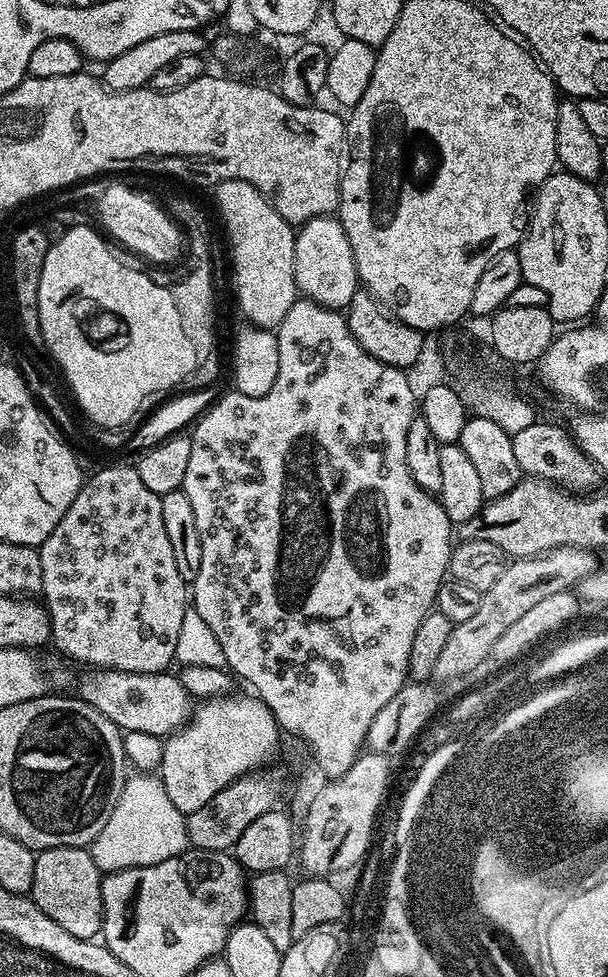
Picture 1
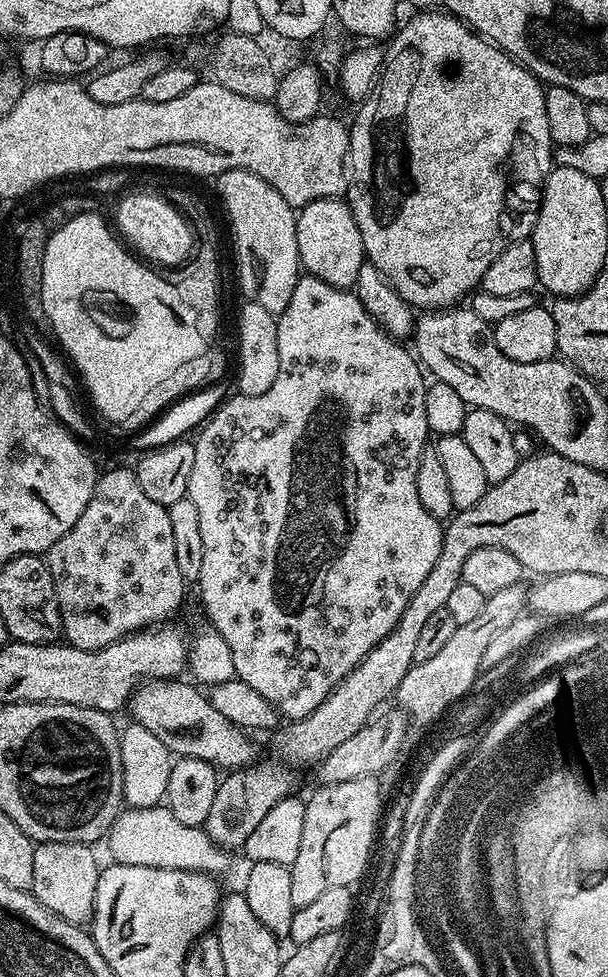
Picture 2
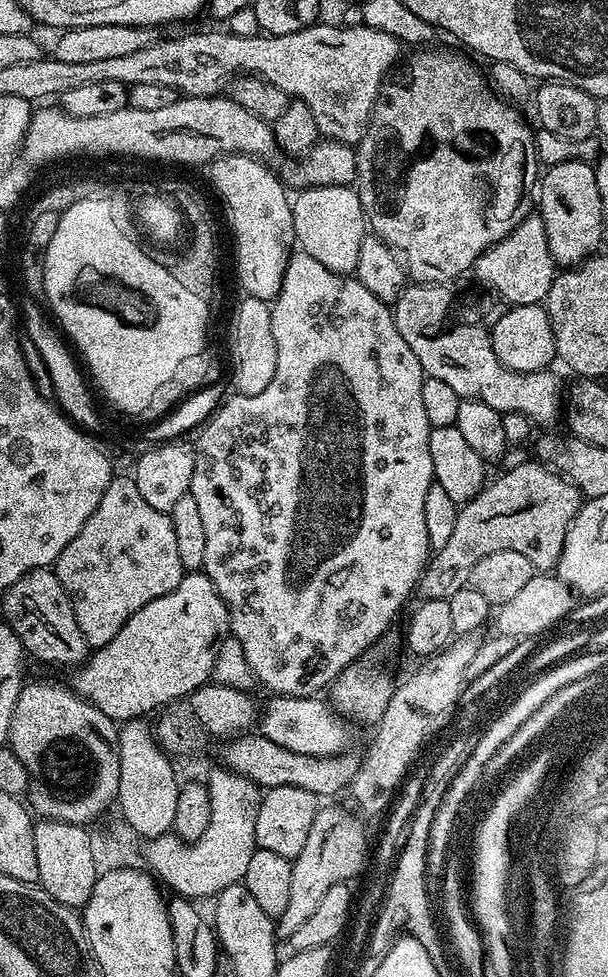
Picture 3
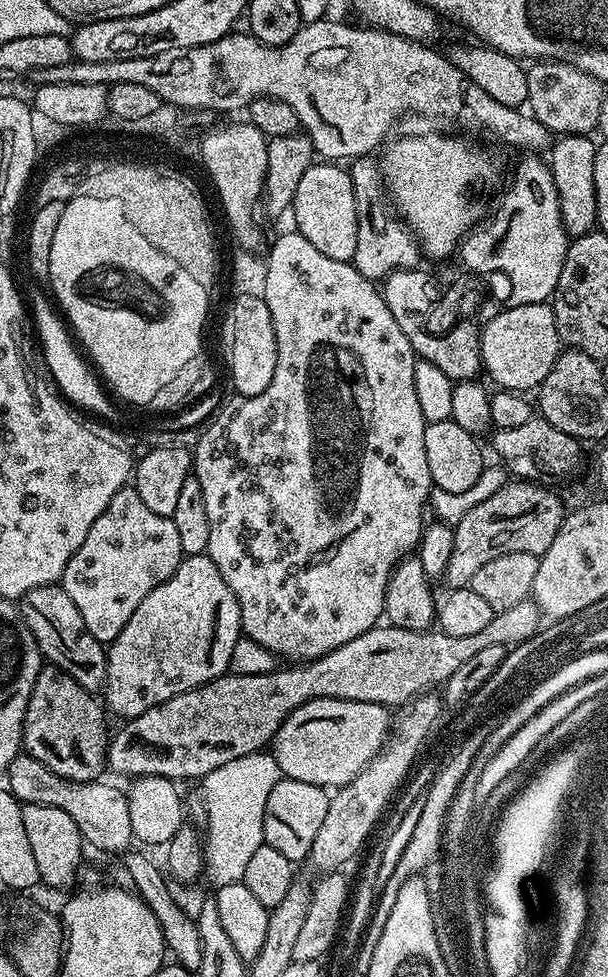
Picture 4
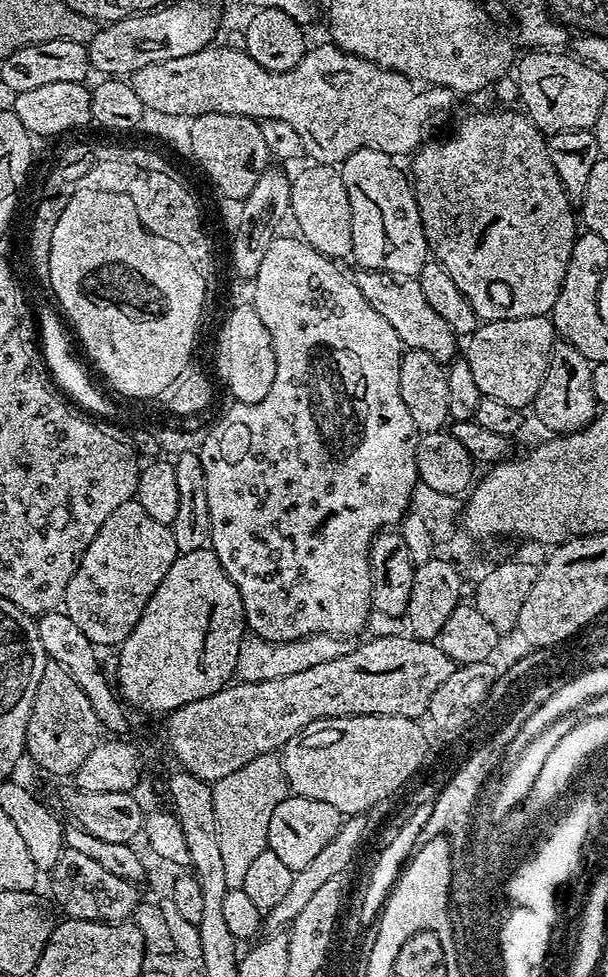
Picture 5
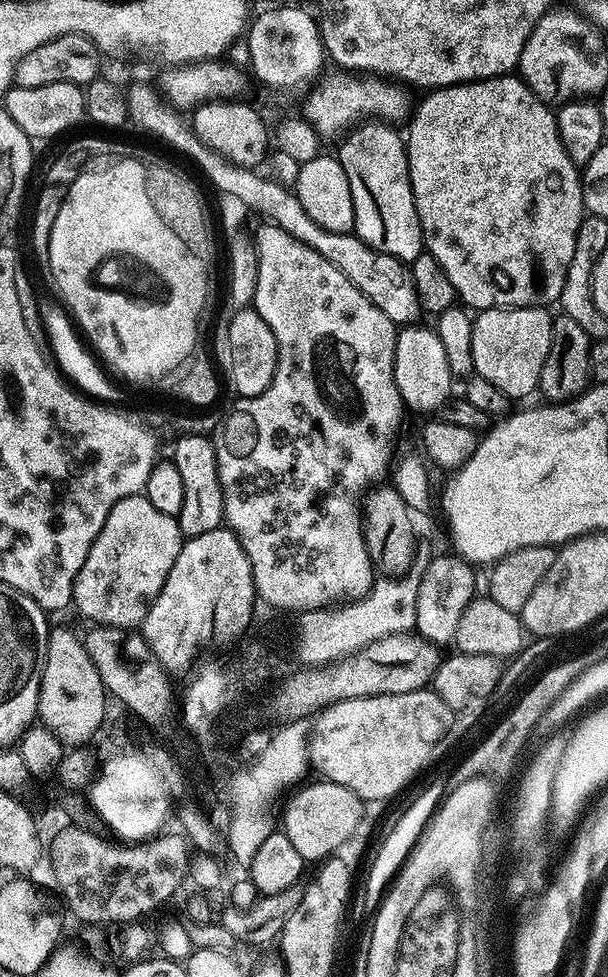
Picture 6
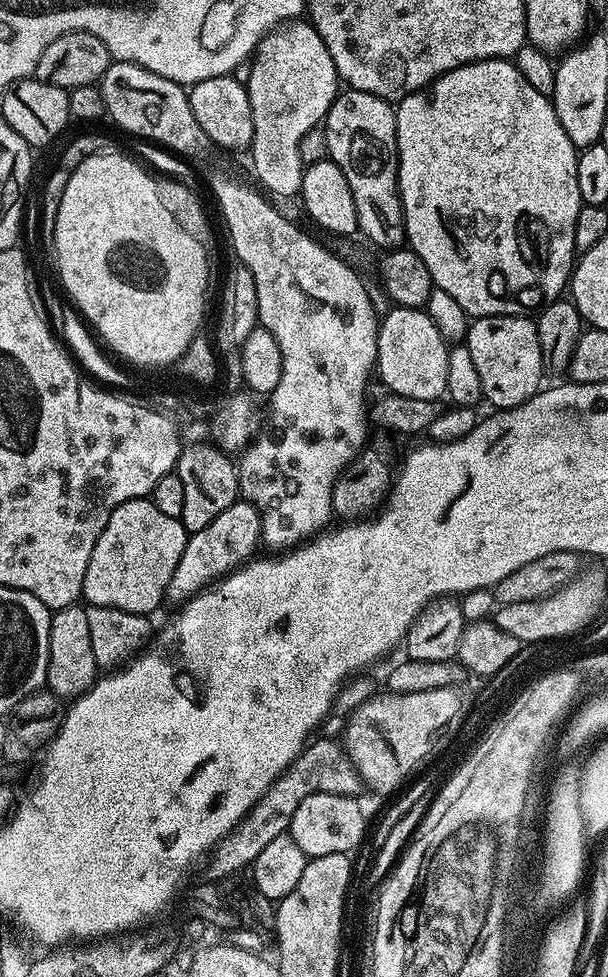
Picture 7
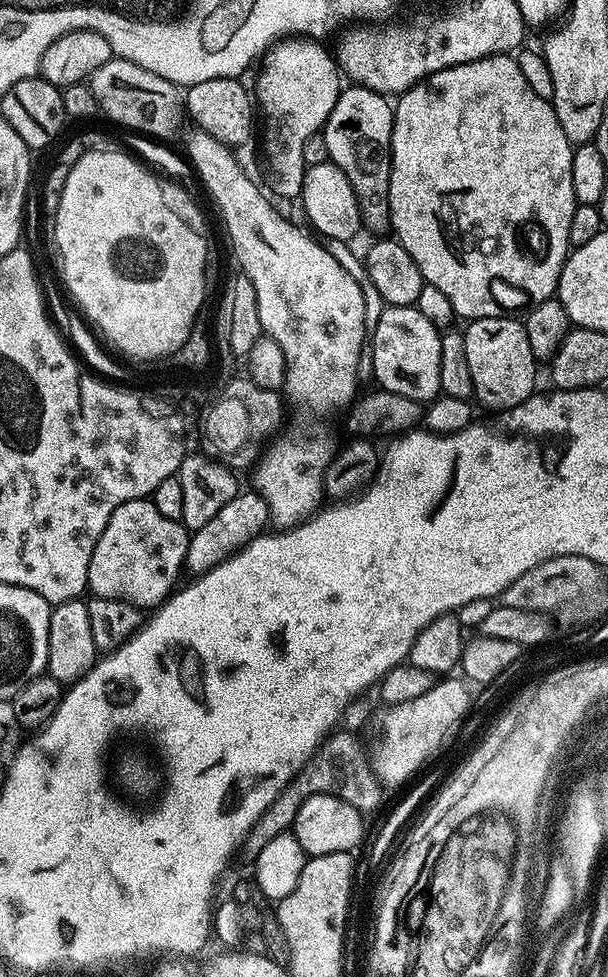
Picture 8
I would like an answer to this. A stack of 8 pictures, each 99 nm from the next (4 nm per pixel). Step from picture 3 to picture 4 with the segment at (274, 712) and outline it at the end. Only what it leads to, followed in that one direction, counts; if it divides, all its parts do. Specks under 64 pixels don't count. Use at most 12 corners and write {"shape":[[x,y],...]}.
{"shape":[[307,700],[272,736],[281,777],[349,784],[384,747],[389,709]]}

